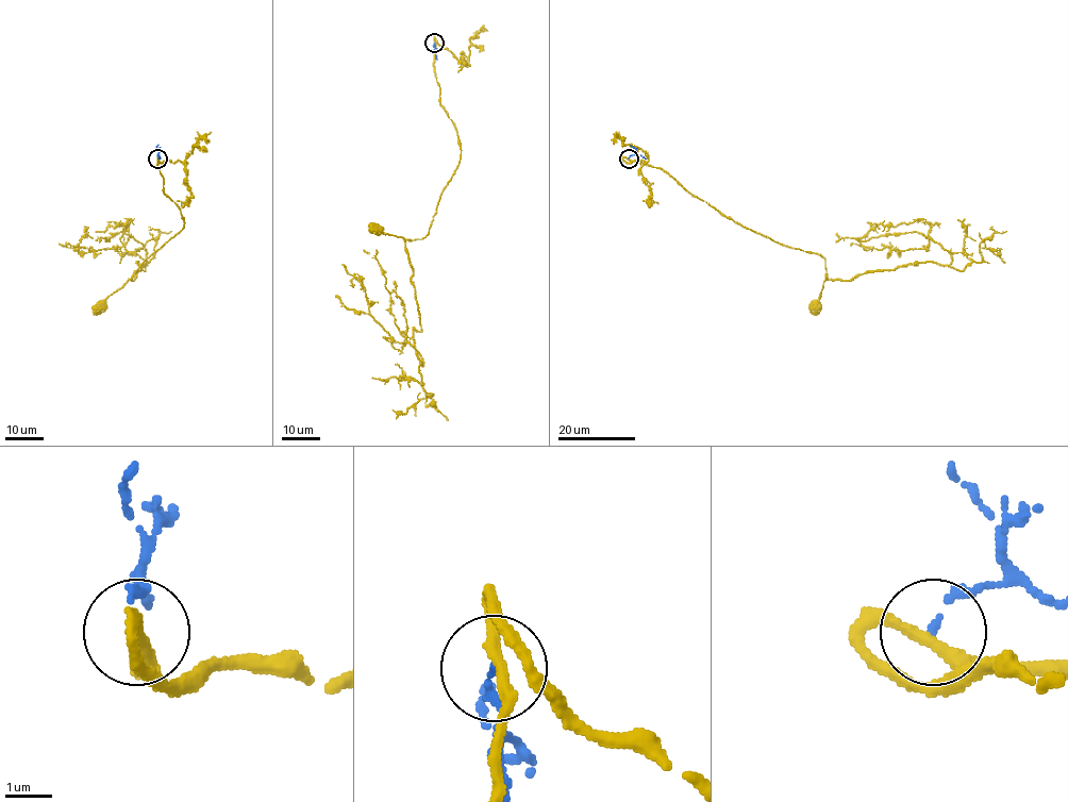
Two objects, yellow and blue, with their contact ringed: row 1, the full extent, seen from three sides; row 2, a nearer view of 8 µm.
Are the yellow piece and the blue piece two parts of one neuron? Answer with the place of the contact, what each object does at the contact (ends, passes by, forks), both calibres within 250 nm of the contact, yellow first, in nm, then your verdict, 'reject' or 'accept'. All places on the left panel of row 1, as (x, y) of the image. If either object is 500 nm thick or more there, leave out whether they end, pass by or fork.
(157, 159) | yellow passes by | blue ends | 240/120 nm | reject

